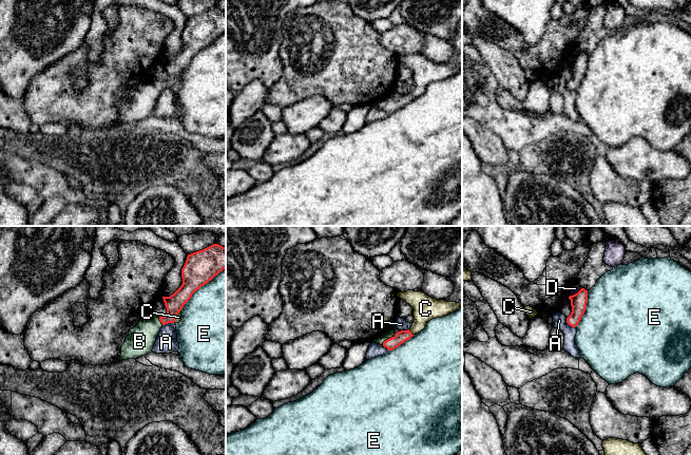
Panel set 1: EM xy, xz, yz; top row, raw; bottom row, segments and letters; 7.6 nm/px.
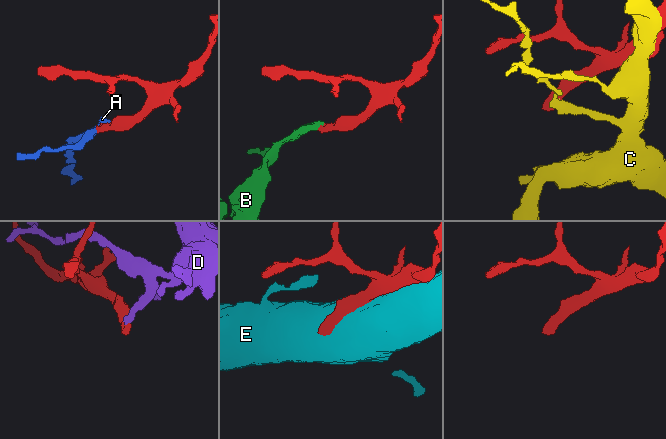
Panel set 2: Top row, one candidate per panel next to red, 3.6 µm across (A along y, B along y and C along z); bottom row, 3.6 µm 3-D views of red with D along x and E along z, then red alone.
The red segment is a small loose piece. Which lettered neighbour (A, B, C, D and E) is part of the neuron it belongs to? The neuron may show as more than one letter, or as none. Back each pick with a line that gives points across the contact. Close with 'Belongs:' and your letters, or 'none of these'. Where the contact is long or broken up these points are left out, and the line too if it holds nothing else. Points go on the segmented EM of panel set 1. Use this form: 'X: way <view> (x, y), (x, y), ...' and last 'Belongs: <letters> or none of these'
B: way xz (400, 337), (389, 338), (380, 340)
Belongs: B

